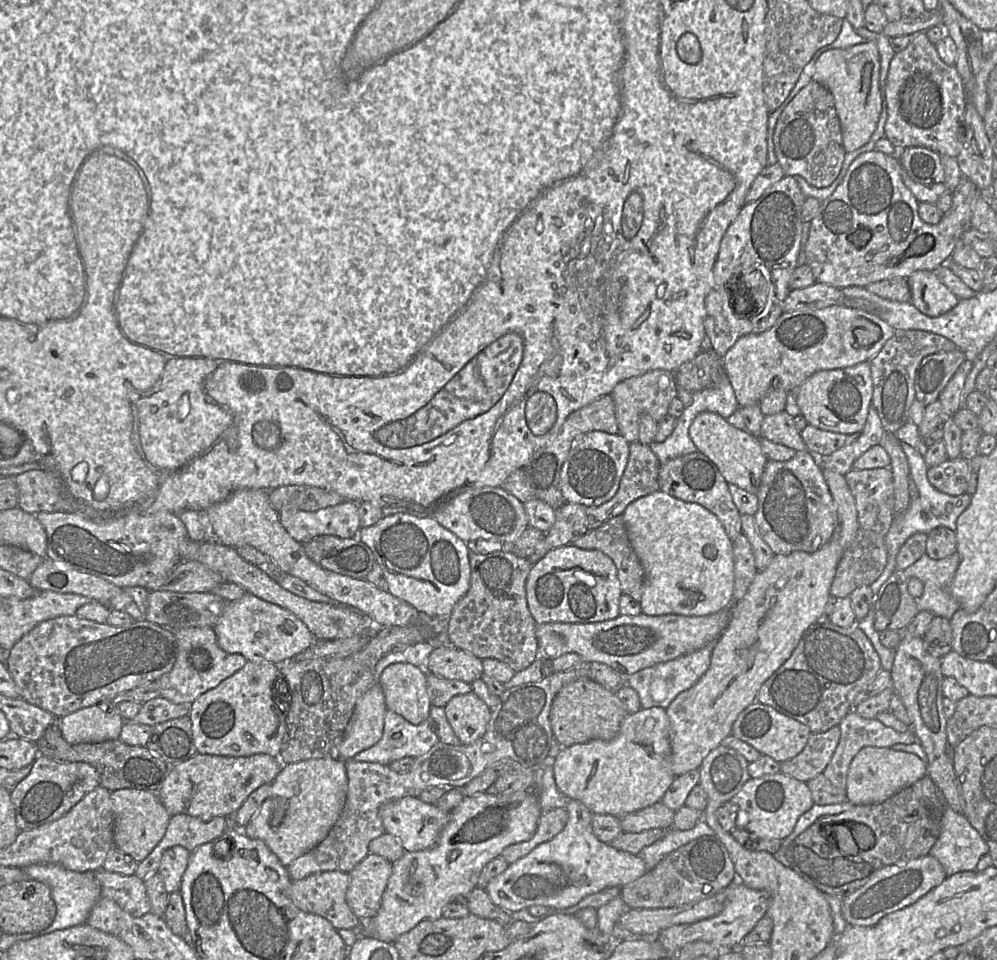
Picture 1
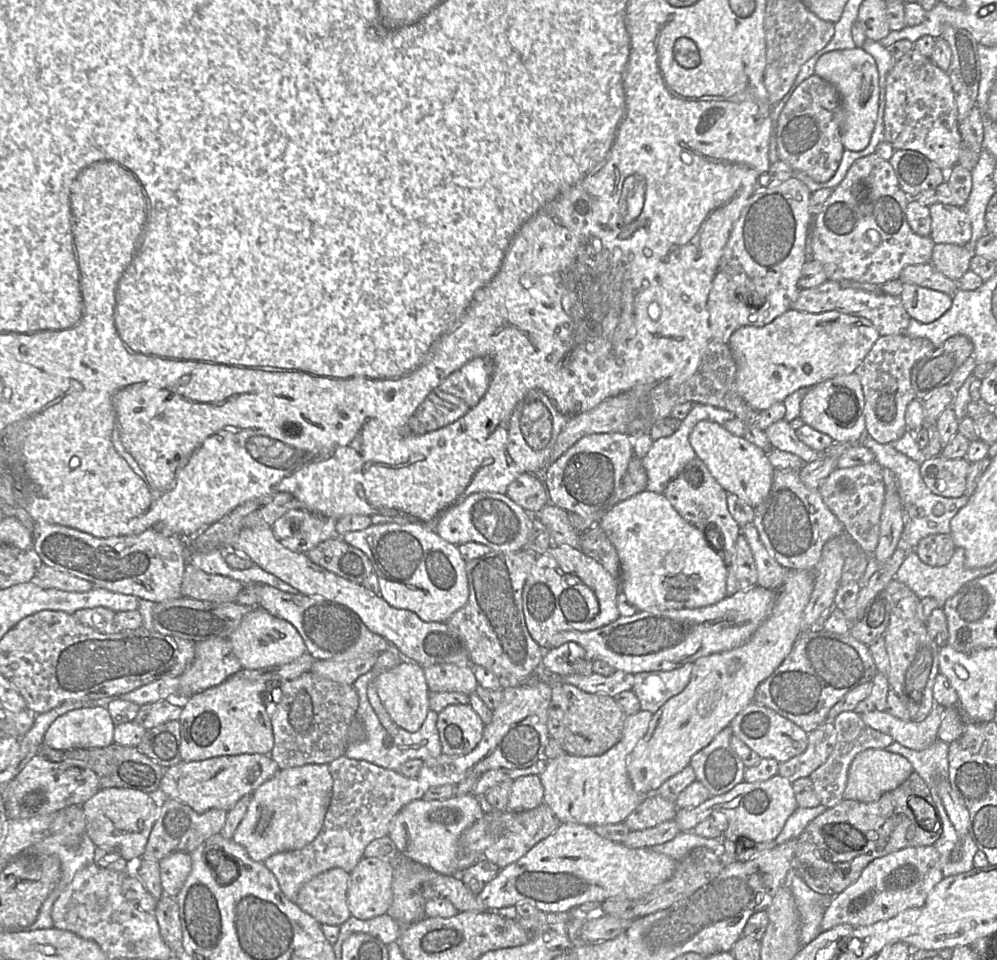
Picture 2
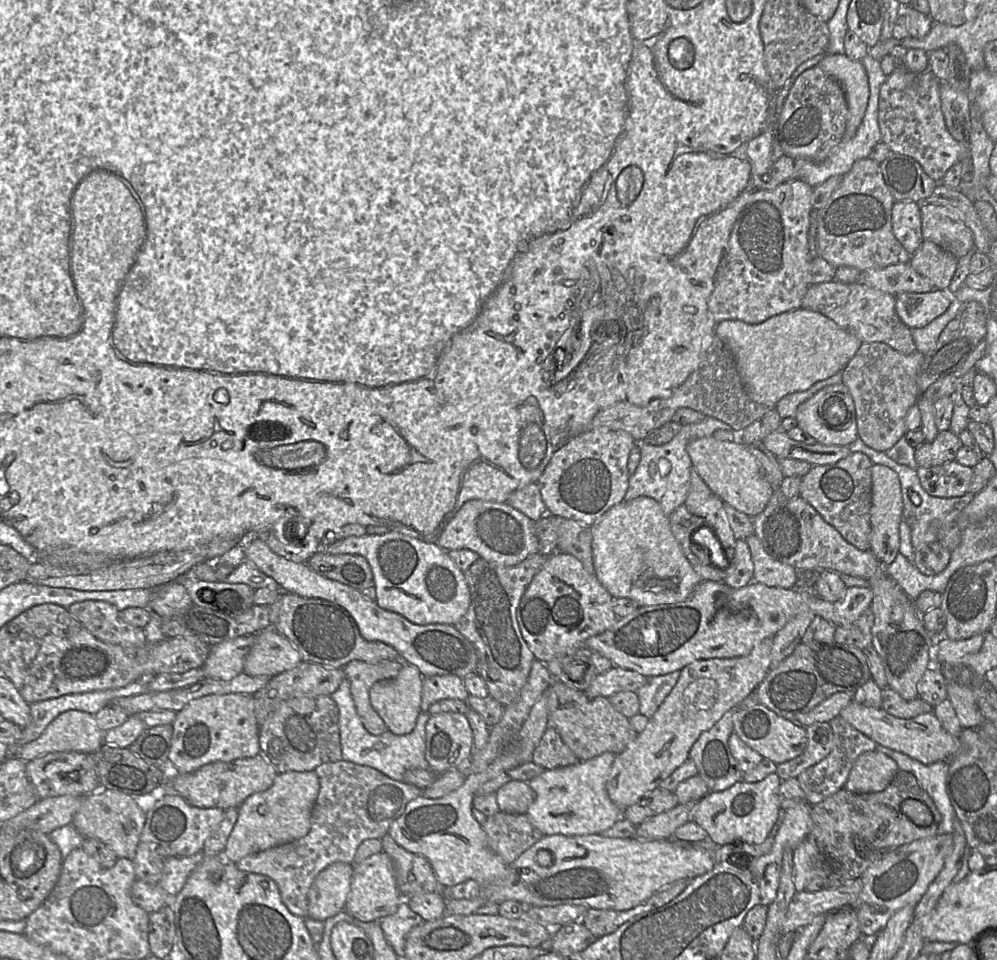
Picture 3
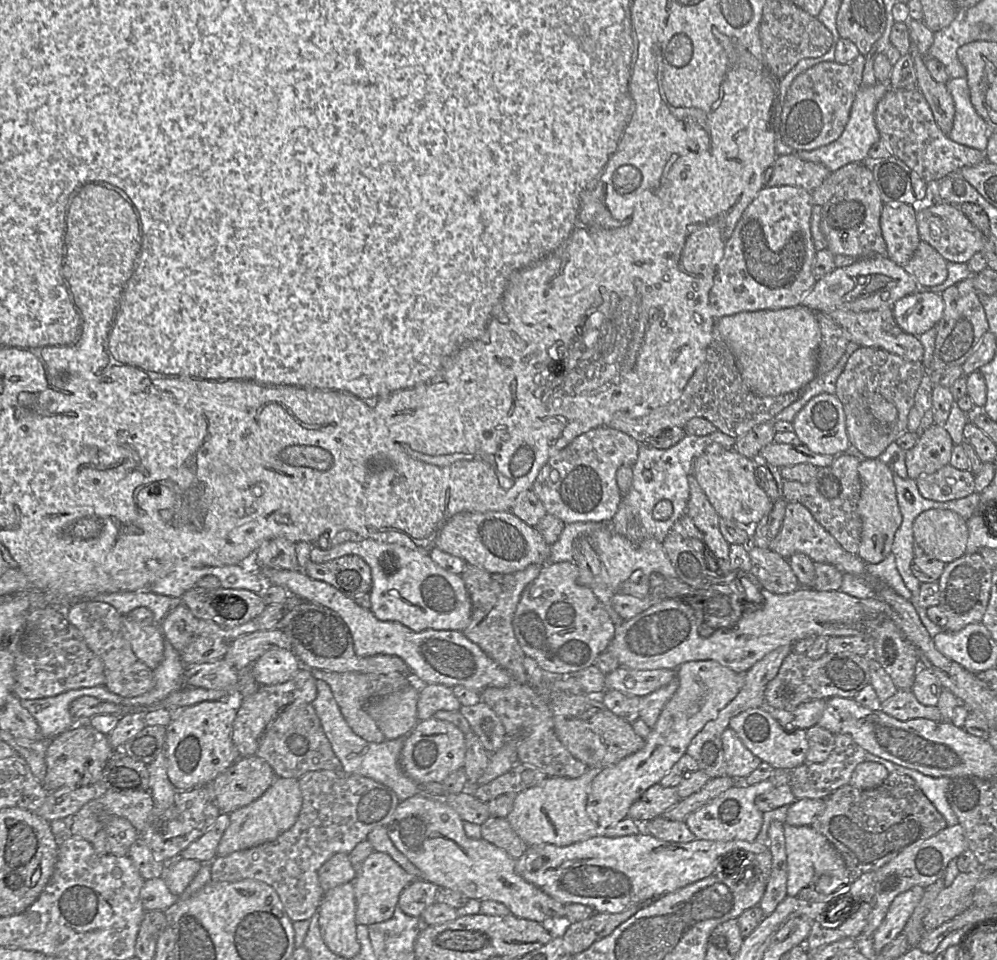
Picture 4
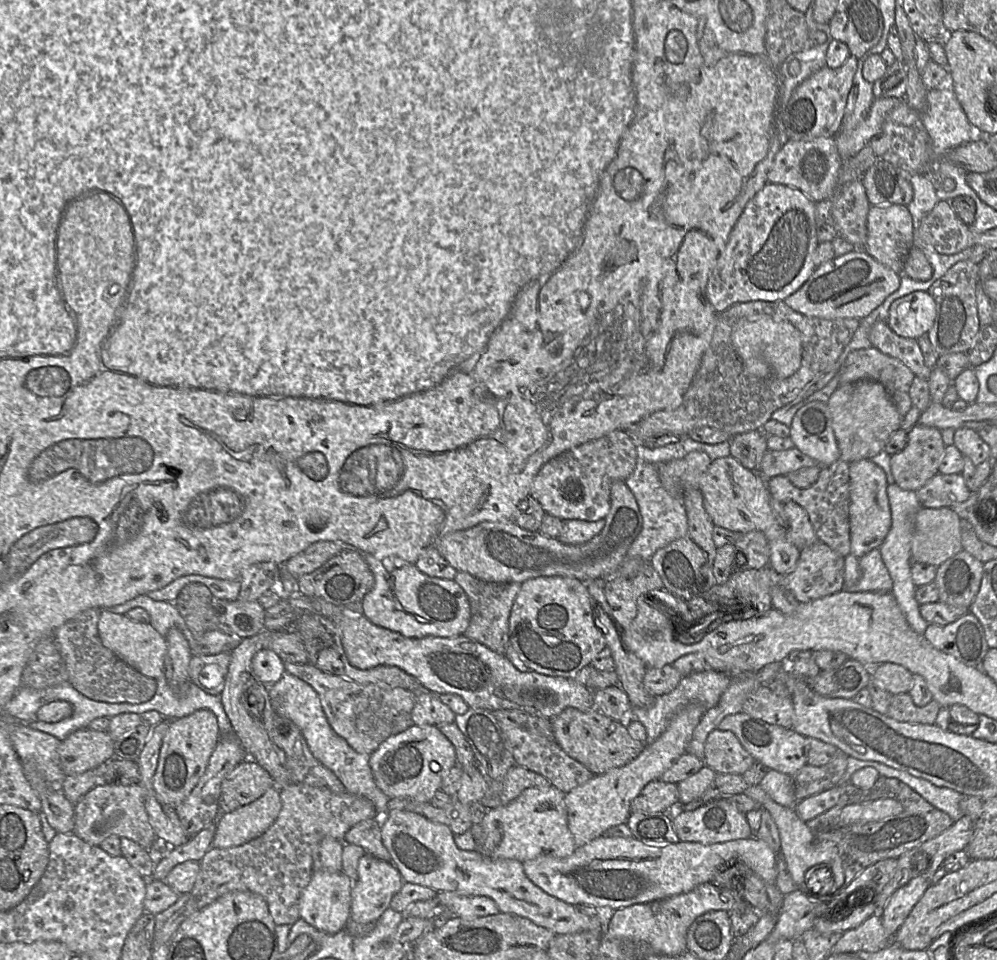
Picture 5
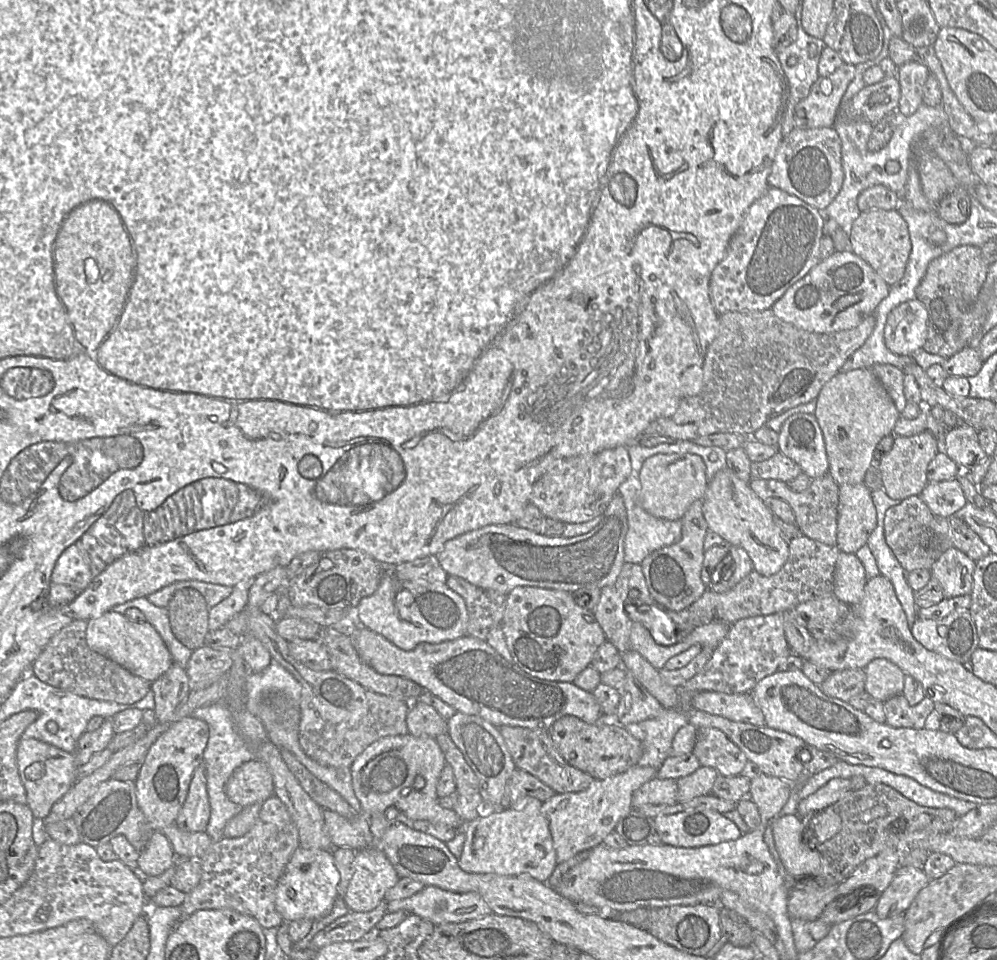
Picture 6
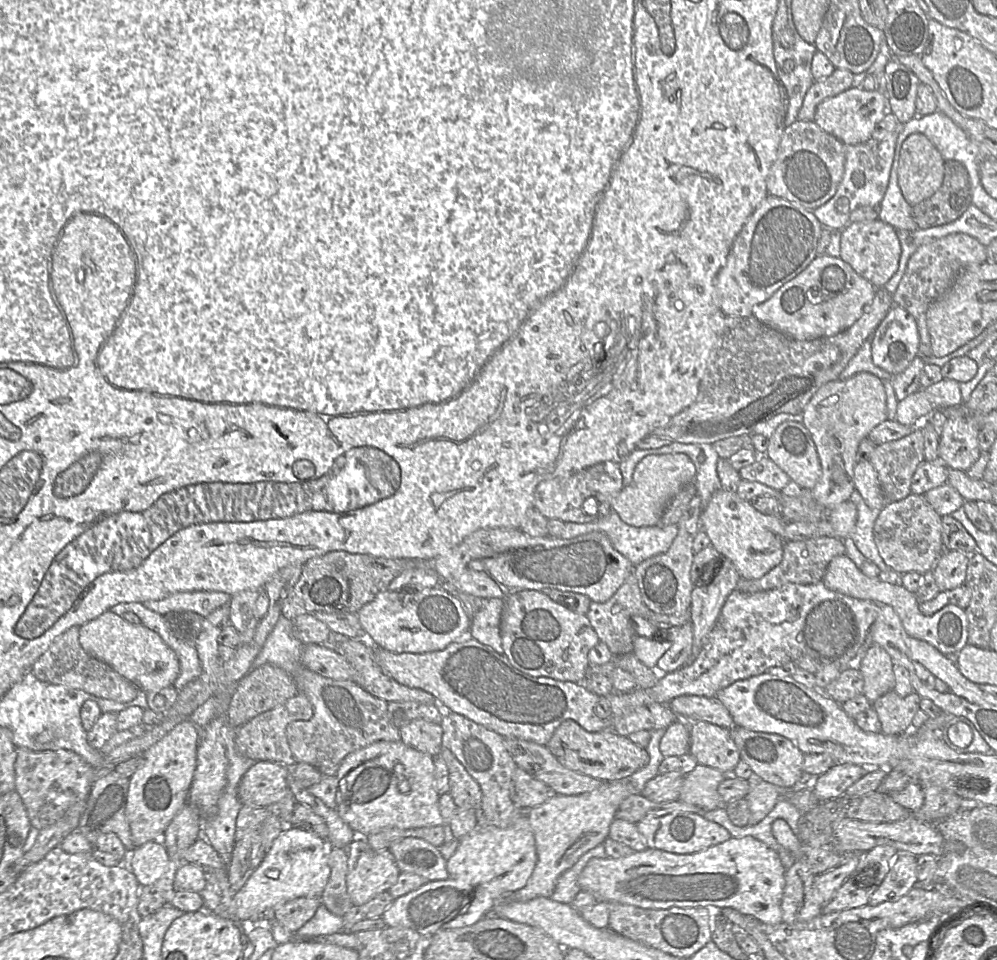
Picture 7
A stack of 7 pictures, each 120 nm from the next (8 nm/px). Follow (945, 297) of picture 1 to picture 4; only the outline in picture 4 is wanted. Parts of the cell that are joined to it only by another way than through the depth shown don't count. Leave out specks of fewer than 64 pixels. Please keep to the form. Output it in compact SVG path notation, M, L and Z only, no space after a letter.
M934 292L911 293L894 303L893 316L906 333L919 336L940 321L944 310L941 294Z

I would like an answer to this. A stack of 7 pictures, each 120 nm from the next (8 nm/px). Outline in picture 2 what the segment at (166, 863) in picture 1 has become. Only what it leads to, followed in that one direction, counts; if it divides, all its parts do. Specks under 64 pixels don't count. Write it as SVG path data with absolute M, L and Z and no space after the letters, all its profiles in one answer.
M173 852L159 861L160 878L165 895L177 897L192 869L188 852Z

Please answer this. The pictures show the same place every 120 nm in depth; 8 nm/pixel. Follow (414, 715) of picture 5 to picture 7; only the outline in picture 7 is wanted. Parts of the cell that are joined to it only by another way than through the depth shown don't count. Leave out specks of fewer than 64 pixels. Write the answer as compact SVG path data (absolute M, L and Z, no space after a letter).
M416 719L400 729L401 742L421 752L438 757L442 749L443 729L424 719Z

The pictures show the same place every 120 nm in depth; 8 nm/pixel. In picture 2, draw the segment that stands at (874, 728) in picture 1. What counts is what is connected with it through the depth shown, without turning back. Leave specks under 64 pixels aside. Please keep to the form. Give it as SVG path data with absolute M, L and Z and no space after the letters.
M846 711L840 713L833 724L837 733L837 742L834 750L818 769L809 777L813 783L814 790L821 801L821 805L827 808L837 805L844 799L844 791L848 779L850 765L857 754L866 749L886 749L894 739L883 732L875 730L864 723L861 716L856 711Z

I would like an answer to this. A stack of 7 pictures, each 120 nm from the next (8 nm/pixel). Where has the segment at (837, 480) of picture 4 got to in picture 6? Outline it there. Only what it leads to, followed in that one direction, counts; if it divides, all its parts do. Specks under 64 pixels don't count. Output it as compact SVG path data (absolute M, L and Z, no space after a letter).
M829 473L813 479L809 487L802 492L795 492L786 483L773 479L752 479L749 486L762 501L768 498L779 498L786 501L794 512L795 524L801 534L829 546L837 545L840 487Z

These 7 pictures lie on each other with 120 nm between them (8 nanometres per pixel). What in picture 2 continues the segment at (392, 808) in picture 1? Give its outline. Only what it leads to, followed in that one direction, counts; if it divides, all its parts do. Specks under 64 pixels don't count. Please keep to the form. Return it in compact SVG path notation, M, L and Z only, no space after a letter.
M473 793L445 800L417 799L407 804L391 821L388 836L399 854L447 876L460 874L460 842L463 833L482 818L485 804Z

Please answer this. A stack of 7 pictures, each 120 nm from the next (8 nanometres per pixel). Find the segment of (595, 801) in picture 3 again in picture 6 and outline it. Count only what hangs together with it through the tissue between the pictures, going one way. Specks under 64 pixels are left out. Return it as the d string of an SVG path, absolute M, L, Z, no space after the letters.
M526 797L513 808L490 811L483 807L483 813L464 826L465 842L458 858L459 867L468 873L493 873L504 876L529 874L541 882L547 882L557 866L556 851L549 829L549 822L541 812L542 802Z

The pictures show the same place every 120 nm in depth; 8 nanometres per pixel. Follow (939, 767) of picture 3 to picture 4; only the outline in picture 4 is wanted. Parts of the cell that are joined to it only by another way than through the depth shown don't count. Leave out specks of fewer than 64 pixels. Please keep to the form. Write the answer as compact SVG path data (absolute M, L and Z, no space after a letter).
M867 753L864 761L873 761L882 764L892 773L903 774L911 777L920 787L926 797L933 803L935 808L943 815L947 826L959 823L958 818L951 808L947 799L947 789L951 782L950 777L932 777L921 772L895 764L871 753Z

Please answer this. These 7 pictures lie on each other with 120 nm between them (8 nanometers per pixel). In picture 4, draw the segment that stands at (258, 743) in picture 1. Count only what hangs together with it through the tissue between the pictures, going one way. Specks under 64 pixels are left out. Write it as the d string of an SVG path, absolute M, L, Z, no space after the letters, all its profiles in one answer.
M233 693L227 700L202 701L185 707L166 726L167 775L177 791L205 786L240 758L232 741L232 729L241 699Z

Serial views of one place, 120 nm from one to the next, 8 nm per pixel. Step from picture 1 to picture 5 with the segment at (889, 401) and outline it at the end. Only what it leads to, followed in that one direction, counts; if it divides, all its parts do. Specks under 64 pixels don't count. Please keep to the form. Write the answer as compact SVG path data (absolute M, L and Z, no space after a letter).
M871 346L849 354L840 370L839 385L860 380L880 383L903 419L912 407L909 389L914 377L913 372L900 360Z

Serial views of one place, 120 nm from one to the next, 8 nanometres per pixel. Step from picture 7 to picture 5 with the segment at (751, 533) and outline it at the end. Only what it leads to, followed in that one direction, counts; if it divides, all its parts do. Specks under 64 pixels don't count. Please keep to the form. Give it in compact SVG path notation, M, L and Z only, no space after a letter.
M731 455L714 460L701 477L699 489L702 492L705 510L714 526L722 527L738 534L751 531L762 532L769 544L768 567L778 574L791 573L798 562L800 549L786 536L786 531L776 522L770 509L770 493L764 477L756 471L745 468Z

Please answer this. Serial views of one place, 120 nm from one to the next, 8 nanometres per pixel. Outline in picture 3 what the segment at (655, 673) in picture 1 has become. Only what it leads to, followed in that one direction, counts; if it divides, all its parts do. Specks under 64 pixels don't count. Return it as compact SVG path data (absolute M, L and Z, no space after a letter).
M678 670L648 678L647 683L636 692L640 700L639 713L650 720L675 687L680 674L681 671Z

